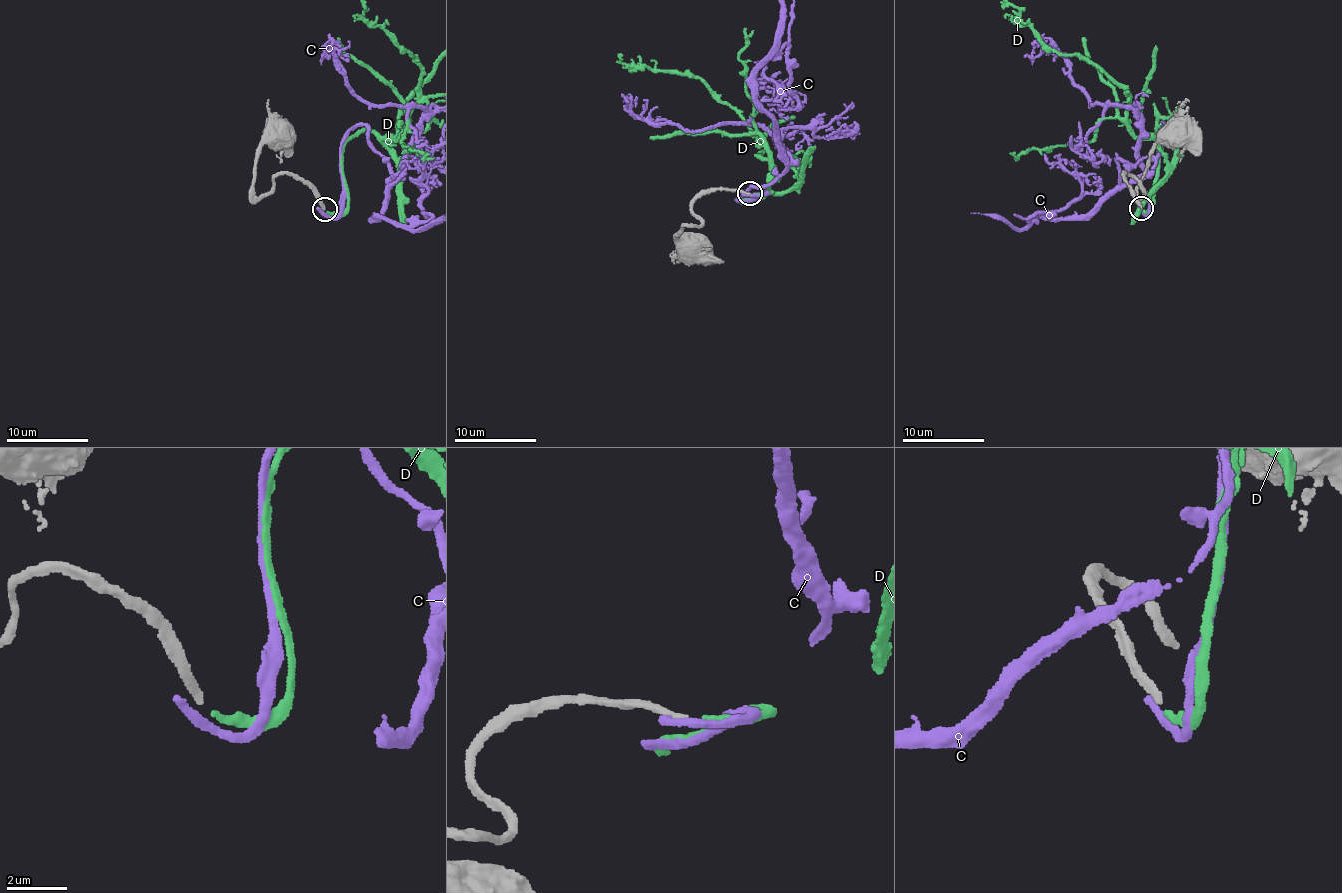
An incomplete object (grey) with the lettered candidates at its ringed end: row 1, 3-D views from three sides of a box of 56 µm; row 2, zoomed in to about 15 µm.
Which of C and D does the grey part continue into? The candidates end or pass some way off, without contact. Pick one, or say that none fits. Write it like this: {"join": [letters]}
{"join": ["D"]}

